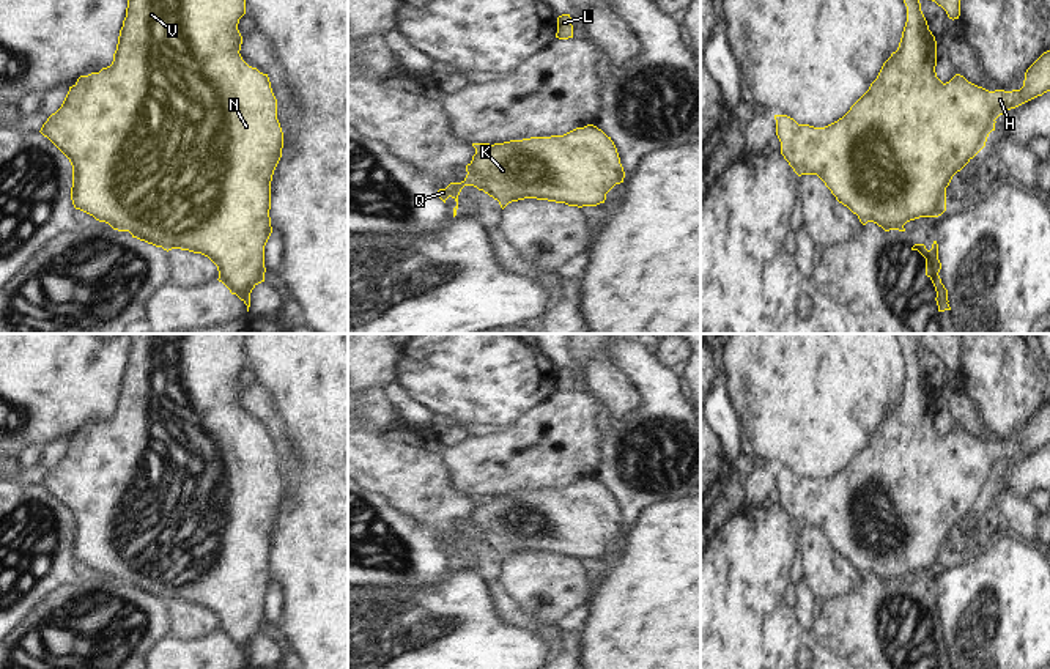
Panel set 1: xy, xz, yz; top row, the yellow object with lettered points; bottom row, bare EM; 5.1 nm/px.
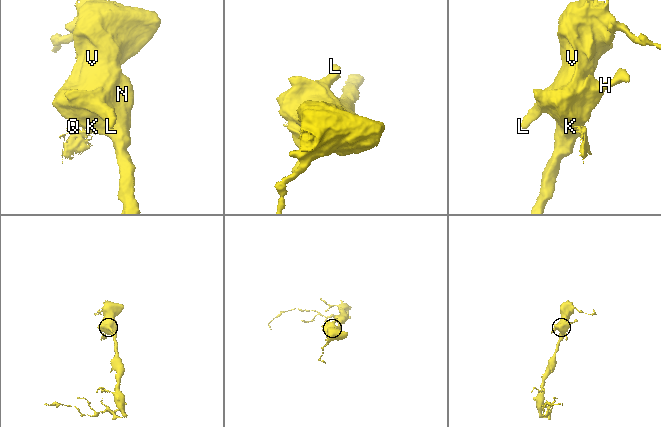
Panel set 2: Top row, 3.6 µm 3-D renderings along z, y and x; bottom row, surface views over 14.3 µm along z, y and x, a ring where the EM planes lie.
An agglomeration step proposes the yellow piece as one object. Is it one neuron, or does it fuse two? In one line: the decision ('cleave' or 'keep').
cleave

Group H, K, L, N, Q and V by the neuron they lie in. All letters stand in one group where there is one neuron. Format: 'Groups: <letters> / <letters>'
Groups: H K L N V / Q

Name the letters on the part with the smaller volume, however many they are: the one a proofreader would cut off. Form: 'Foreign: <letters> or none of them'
Foreign: Q

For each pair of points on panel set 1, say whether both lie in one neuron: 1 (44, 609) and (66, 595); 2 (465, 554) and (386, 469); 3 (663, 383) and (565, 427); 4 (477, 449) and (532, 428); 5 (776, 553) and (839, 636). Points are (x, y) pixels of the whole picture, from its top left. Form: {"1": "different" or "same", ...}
{"1": "same", "2": "same", "3": "different", "4": "same", "5": "different"}

